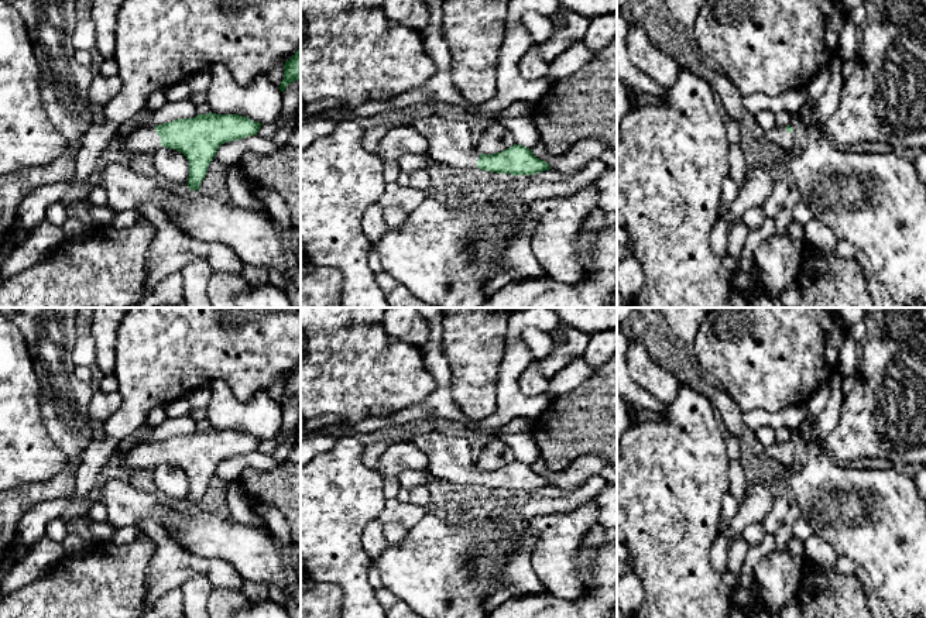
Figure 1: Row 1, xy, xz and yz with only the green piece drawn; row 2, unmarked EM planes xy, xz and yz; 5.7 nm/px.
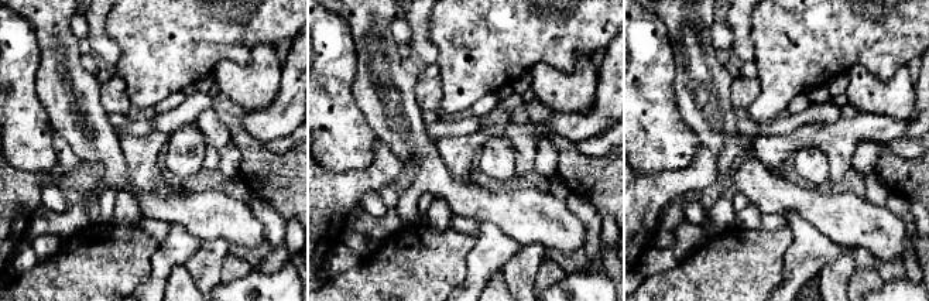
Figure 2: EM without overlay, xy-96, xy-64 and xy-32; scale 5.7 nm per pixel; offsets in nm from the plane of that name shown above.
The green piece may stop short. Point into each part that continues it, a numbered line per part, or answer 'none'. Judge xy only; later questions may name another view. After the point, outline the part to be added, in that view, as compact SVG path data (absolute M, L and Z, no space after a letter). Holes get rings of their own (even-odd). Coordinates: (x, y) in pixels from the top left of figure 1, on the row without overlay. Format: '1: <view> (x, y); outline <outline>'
1: xy (144, 456); outline M155 442L141 443L127 453L117 454L120 457L119 466L131 477L140 470L155 468L162 463Z

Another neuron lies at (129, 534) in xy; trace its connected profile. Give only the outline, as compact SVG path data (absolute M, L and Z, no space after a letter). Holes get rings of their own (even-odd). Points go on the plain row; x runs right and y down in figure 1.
M124 526L117 529L113 539L110 542L121 545L121 543L131 543L137 538L143 536L143 531L138 526Z

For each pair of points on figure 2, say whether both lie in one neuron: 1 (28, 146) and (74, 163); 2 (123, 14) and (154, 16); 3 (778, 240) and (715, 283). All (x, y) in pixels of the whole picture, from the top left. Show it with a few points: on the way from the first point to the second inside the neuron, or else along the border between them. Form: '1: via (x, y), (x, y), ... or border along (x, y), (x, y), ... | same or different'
1: border along (52, 127), (57, 163), (47, 170), (28, 173) | different
2: via (130, 16), (147, 16) | same
3: via (763, 252), (730, 279) | same

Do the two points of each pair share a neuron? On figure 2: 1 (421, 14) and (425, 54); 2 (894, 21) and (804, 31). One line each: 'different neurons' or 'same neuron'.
1: same neuron
2: same neuron

